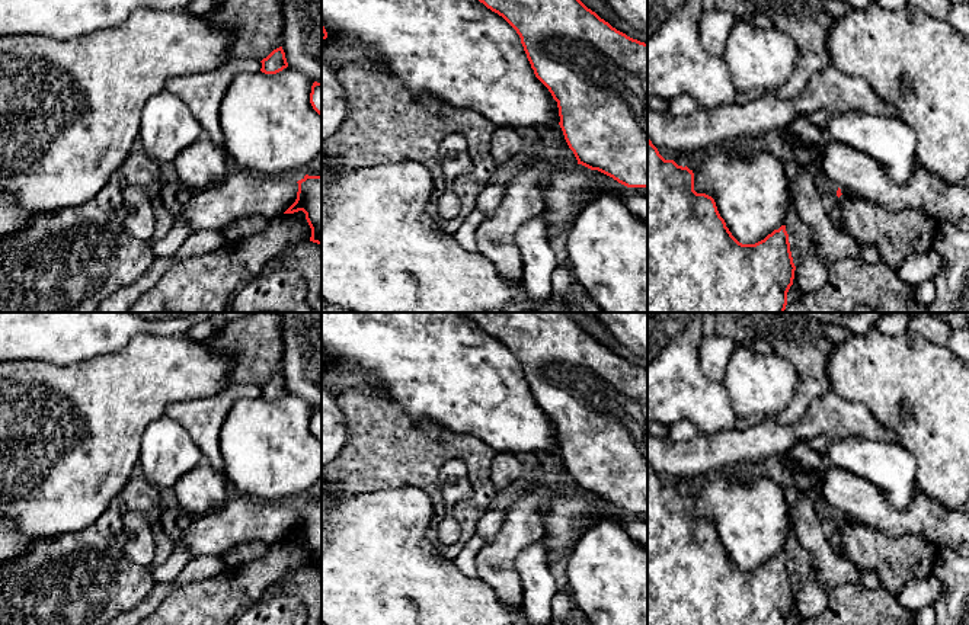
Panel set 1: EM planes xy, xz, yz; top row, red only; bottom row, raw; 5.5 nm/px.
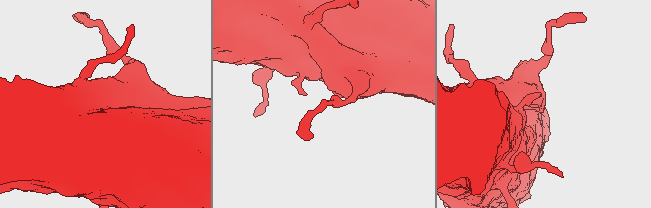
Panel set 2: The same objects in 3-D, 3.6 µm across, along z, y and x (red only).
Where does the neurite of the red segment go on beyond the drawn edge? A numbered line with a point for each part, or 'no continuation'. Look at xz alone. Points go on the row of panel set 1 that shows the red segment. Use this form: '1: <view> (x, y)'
no continuation

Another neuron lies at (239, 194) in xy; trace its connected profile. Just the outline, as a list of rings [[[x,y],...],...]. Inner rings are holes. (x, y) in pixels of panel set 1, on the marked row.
[[[230,170],[218,183],[194,192],[185,205],[191,231],[221,231],[243,217],[272,221],[297,199],[298,183],[256,172]]]

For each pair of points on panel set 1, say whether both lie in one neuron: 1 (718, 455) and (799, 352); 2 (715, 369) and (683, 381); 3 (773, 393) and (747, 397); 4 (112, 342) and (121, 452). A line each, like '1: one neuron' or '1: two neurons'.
1: two neurons
2: two neurons
3: one neuron
4: two neurons

